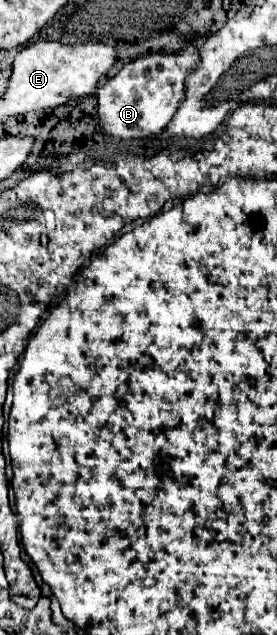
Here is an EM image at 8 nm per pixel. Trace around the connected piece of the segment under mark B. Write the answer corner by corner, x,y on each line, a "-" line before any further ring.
190,46
180,54
148,54
128,62
114,78
110,78
98,90
98,128
102,130
102,134
108,138
118,138
118,140
142,140
142,138
160,134
162,128
170,122
170,118
178,110
178,104
182,102
184,80
196,62
198,62
196,46

